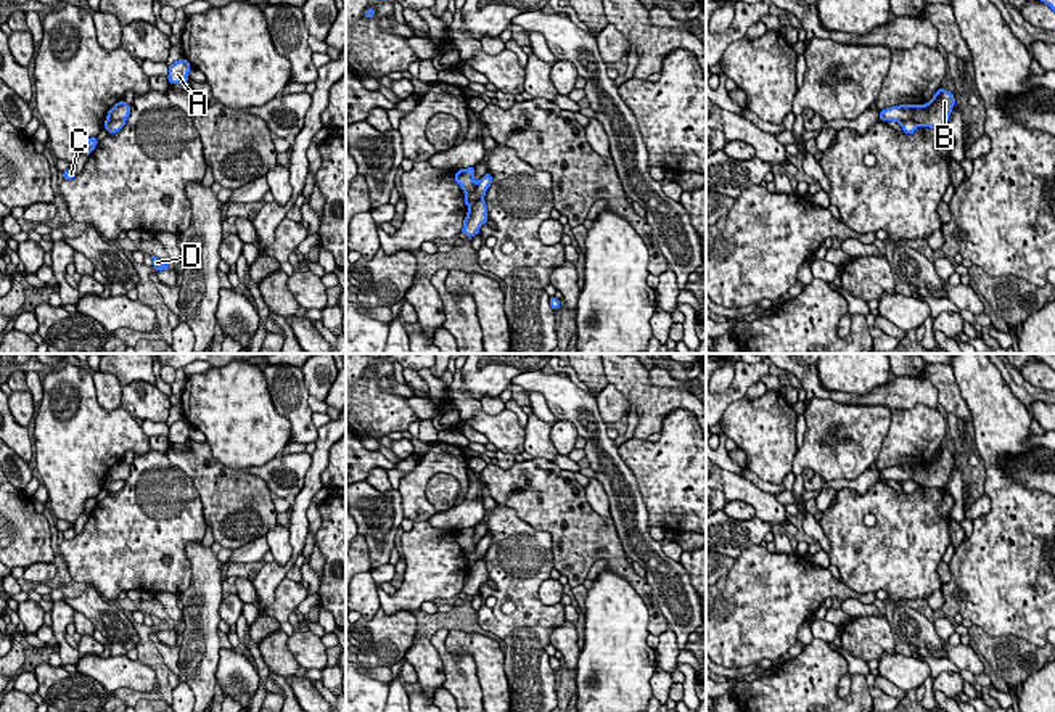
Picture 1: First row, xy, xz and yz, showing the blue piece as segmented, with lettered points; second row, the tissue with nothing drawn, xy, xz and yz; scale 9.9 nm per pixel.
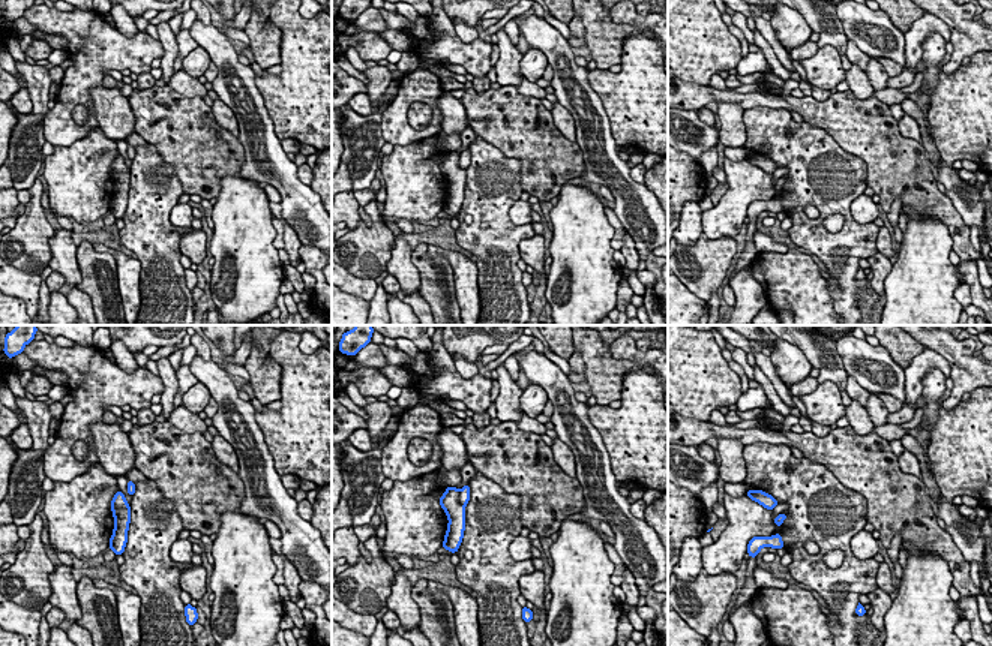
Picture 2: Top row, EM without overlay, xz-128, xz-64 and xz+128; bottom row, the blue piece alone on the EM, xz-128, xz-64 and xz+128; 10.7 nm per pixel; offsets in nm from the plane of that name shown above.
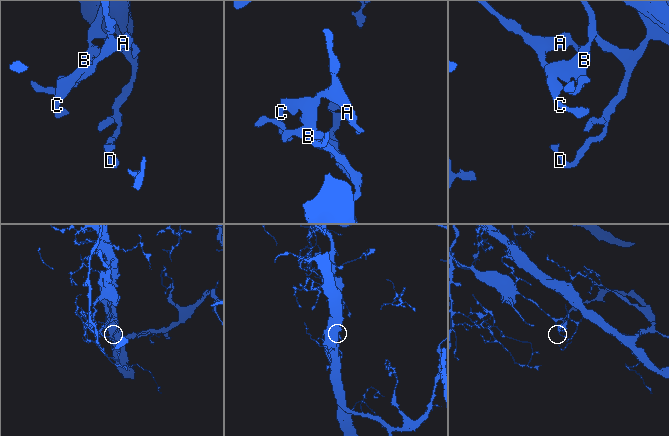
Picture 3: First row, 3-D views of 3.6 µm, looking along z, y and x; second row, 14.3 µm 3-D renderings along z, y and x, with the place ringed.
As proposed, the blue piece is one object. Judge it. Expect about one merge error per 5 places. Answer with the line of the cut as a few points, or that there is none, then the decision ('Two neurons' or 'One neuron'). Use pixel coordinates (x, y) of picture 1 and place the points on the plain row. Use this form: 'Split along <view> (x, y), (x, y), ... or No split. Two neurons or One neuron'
Split along xy (124, 479), (108, 479), (105, 482). Two neurons

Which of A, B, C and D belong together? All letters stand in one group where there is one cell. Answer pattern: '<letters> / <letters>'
A / B C D

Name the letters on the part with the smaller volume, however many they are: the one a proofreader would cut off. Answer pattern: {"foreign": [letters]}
{"foreign": ["A"]}

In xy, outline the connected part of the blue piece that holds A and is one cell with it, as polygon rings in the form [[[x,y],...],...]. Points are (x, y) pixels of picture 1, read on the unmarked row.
[[[182,418],[179,421],[175,421],[174,424],[169,426],[169,442],[170,444],[183,444],[187,442],[190,437],[188,437],[188,431],[190,431],[191,424]]]

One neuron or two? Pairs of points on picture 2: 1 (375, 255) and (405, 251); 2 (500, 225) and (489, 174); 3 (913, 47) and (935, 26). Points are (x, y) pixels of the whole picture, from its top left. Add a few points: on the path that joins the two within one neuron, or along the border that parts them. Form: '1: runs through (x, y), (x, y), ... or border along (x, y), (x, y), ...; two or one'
1: border along (396, 236), (392, 245), (392, 257), (384, 269); two
2: runs through (496, 213), (491, 204), (491, 186); one
3: runs through (914, 41), (929, 26); one

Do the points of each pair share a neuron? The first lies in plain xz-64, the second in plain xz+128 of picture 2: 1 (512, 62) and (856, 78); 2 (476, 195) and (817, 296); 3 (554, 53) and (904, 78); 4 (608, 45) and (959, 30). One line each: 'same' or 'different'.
1: same
2: different
3: different
4: same

